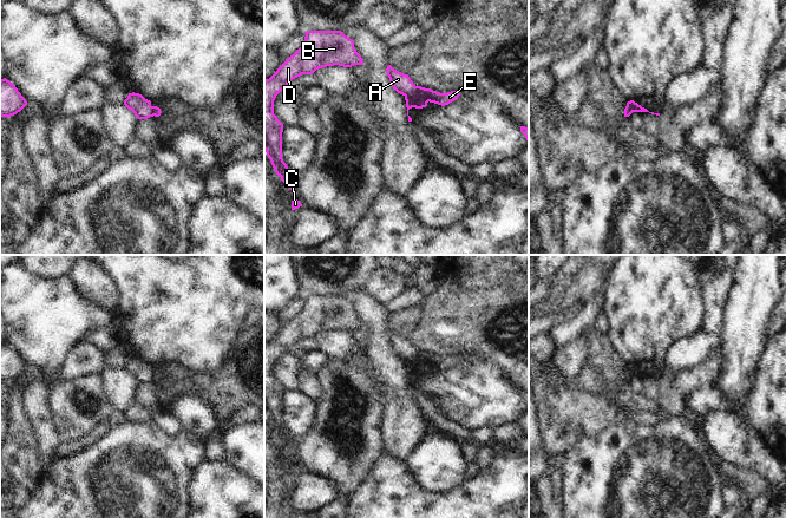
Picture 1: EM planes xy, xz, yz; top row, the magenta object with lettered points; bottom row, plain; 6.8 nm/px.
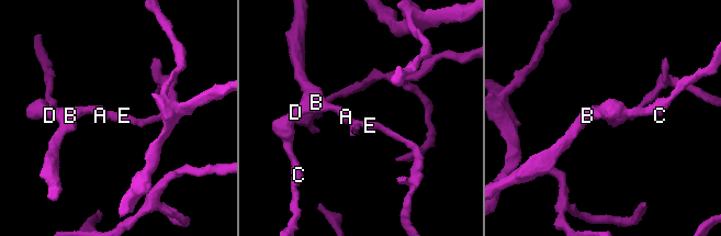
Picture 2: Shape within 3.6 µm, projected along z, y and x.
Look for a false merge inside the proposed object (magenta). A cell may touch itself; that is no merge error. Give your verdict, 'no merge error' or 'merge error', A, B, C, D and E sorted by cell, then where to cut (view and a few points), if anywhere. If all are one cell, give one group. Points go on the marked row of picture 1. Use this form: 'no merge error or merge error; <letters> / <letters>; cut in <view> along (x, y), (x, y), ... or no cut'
merge error; A B C D / E; cut in xz along (417, 86), (413, 92), (408, 92), (405, 96)

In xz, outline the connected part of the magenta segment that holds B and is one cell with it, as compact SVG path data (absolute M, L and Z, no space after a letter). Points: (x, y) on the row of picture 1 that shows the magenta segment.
M308 31L302 46L264 80L264 151L281 181L293 190L295 176L282 158L283 124L274 114L276 96L288 83L302 74L313 74L327 66L352 67L363 65L354 47L354 40L341 31Z

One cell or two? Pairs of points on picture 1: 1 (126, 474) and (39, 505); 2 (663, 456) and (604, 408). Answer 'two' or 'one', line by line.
1: one
2: two

